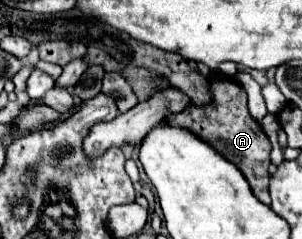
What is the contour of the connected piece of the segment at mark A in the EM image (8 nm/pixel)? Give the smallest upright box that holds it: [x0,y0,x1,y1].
[164,75,272,205]

